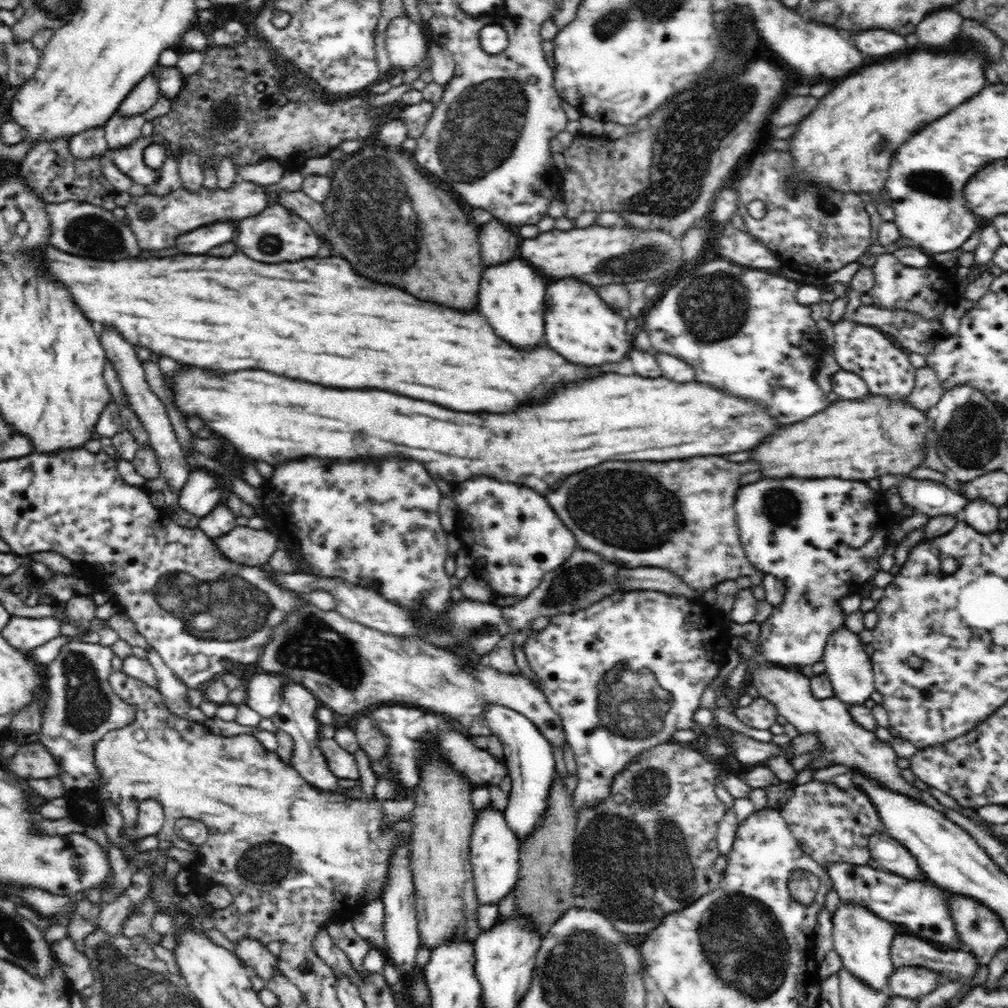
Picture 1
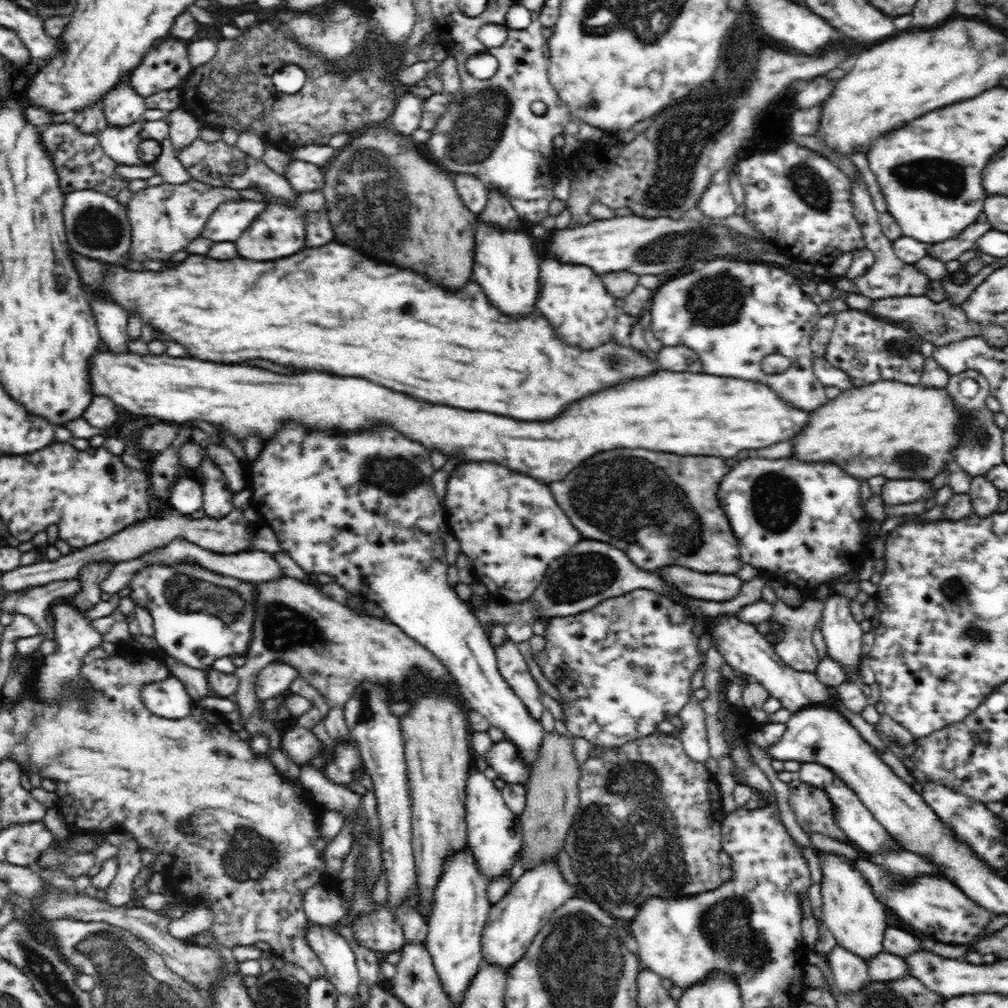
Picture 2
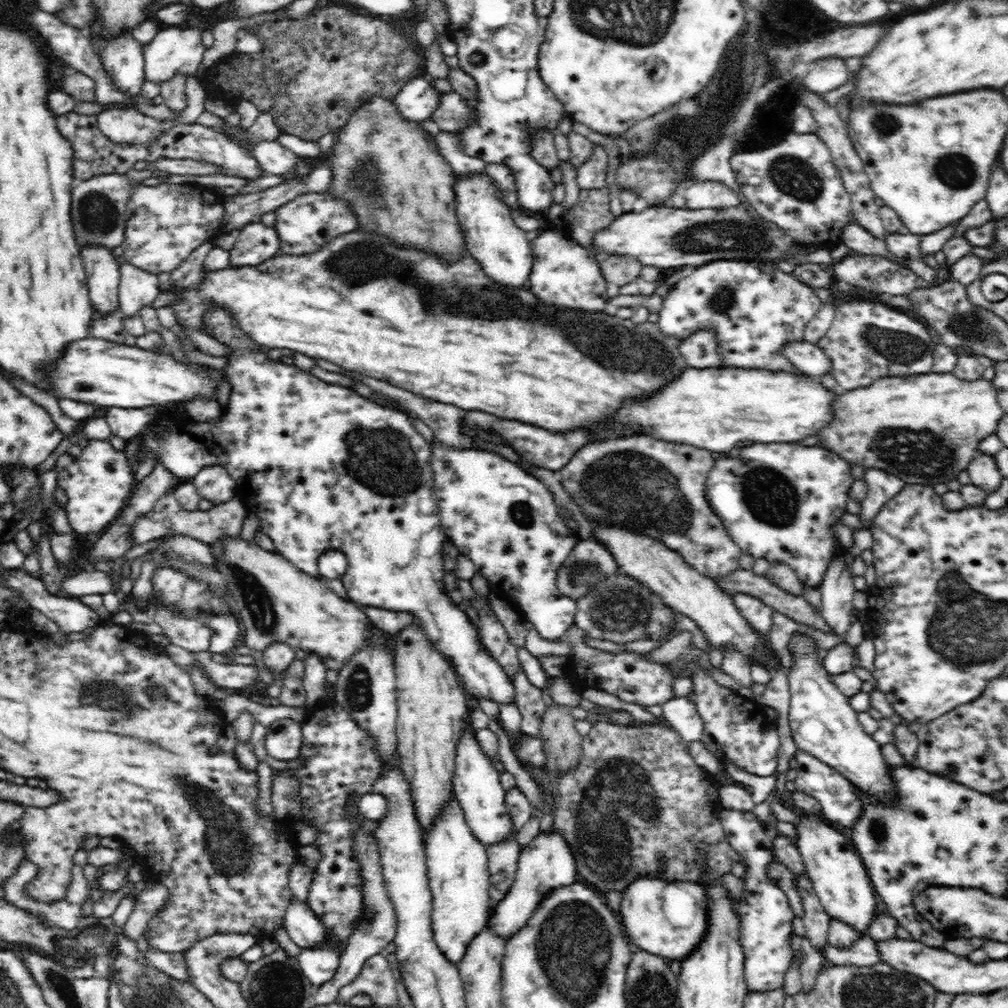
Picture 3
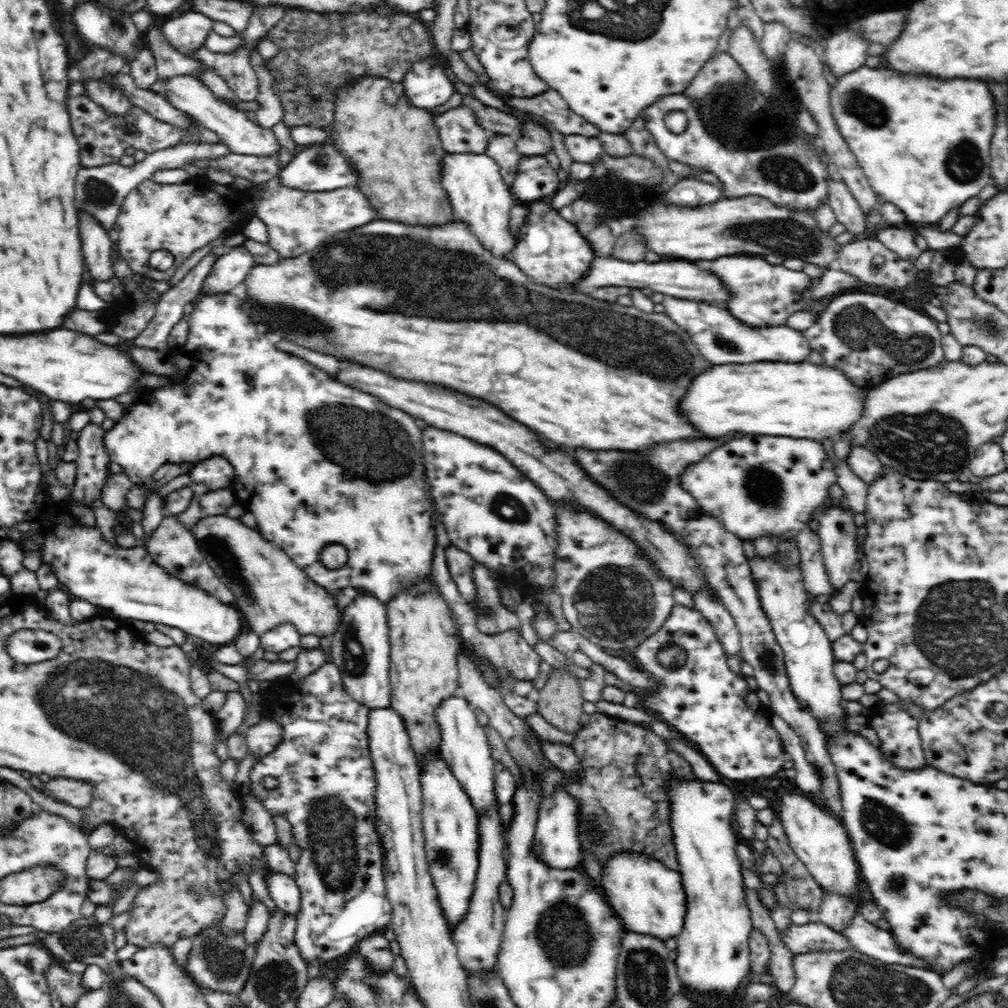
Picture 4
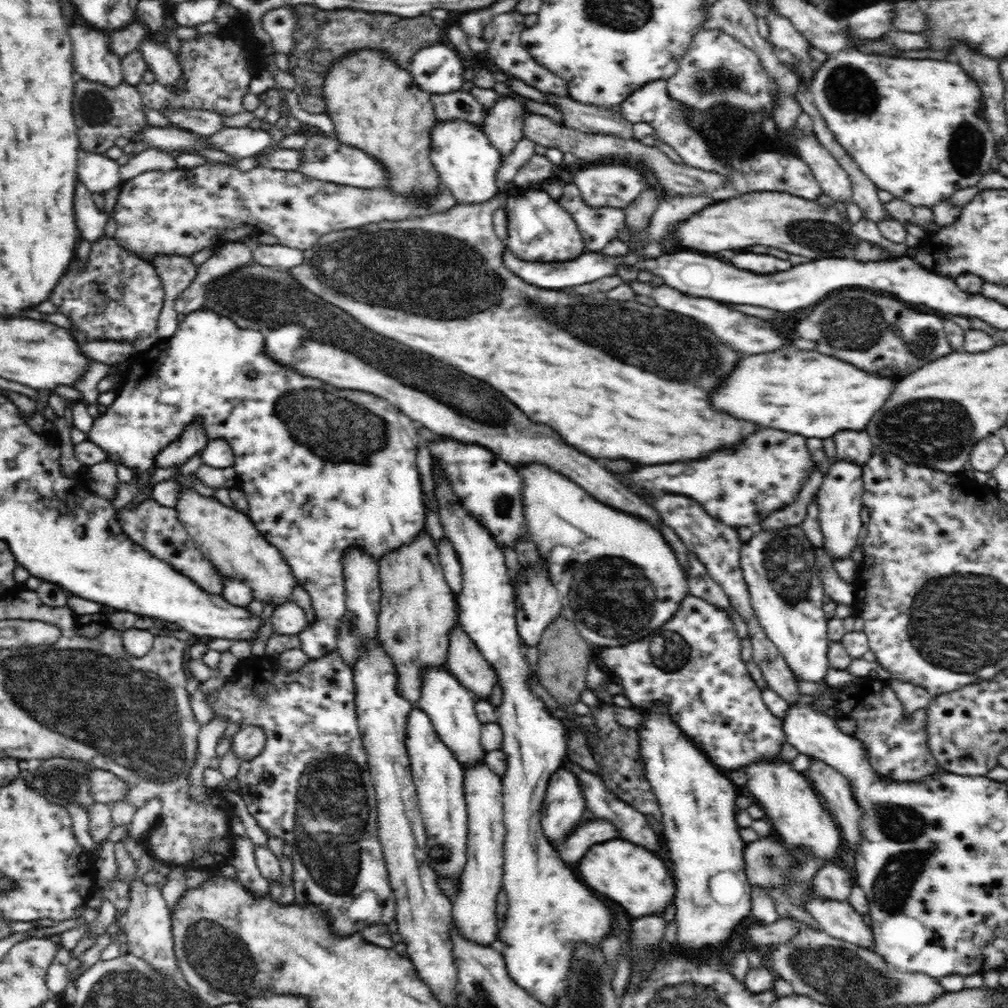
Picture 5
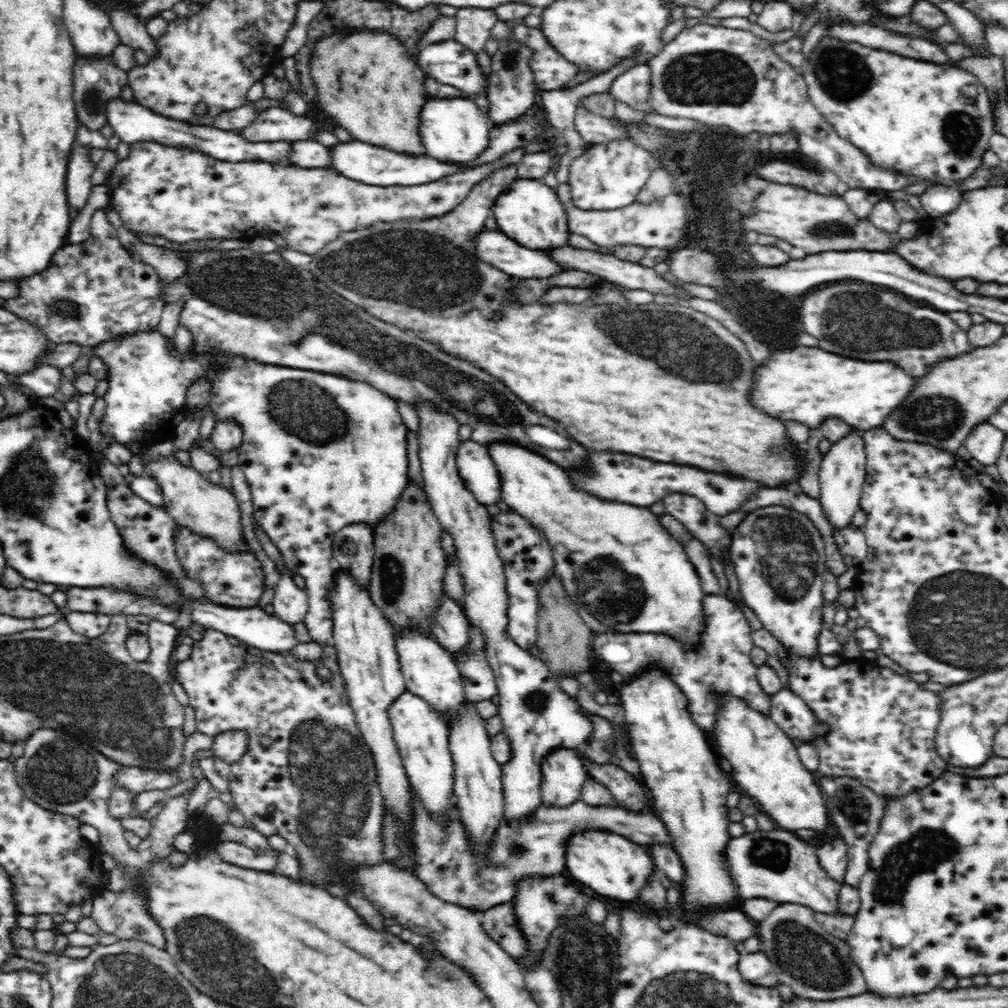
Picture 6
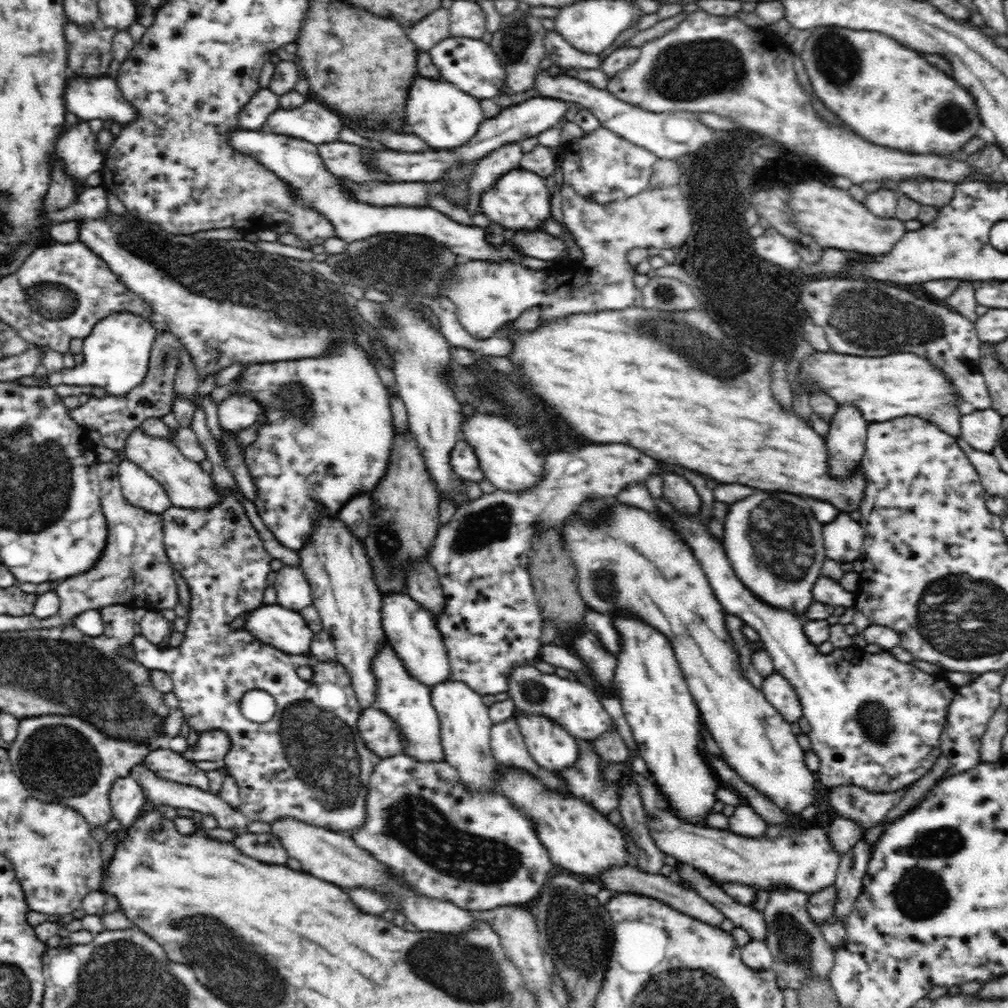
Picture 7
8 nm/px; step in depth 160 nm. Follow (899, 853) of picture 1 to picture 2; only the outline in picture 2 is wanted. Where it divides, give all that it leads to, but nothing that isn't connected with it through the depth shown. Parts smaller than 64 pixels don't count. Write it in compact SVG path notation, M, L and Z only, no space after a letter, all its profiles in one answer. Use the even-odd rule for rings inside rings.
M801 763L799 775L803 783L824 789L824 792L830 797L830 801L835 807L835 818L838 826L843 829L852 842L855 842L862 848L863 852L866 852L868 855L882 854L882 852L898 848L898 845L892 839L892 835L874 819L874 816L862 804L860 797L833 770L817 763Z

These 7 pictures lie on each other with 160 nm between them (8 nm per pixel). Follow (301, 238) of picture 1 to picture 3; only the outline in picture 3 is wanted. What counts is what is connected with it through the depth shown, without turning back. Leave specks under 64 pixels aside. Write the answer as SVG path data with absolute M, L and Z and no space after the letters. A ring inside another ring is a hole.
M251 223L240 229L235 246L229 250L230 266L256 266L280 252L281 241L274 225Z

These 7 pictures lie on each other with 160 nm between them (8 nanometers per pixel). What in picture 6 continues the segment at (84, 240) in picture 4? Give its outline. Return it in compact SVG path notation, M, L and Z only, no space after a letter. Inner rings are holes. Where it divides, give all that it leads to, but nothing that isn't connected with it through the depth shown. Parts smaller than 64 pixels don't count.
M76 144L68 158L66 192L68 192L70 208L74 208L74 210L82 210L86 206L93 187L90 177L96 164L89 159L90 149L85 144Z

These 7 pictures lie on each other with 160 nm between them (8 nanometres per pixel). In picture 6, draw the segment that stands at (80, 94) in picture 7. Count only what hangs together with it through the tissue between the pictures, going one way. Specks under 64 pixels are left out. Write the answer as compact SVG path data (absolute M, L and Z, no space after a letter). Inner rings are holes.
M110 98L106 102L106 119L108 119L108 124L115 130L115 134L129 145L136 144L136 142L157 142L164 146L199 150L216 160L224 162L259 163L266 161L274 164L294 165L289 162L287 157L287 154L292 150L291 141L250 142L241 136L241 134L238 134L237 131L220 130L212 125L189 125L186 121L177 121L156 114L153 110L135 101Z

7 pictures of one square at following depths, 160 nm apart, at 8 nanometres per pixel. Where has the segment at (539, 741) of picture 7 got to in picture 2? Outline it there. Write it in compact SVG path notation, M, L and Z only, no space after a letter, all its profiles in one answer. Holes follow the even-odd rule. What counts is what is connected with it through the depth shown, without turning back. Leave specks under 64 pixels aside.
M557 860L542 862L540 866L524 870L524 874L512 884L500 902L496 902L489 910L481 938L483 961L499 964L507 974L508 968L514 966L528 952L528 946L532 944L540 928L549 921L552 913L577 894L578 892L564 881Z

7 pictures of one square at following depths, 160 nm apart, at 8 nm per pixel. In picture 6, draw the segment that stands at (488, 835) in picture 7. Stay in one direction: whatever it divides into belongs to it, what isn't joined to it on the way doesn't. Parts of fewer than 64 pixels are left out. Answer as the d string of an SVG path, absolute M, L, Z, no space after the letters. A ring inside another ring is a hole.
M410 786L410 791L412 791L412 807L413 812L411 813L411 827L408 828L410 832L412 832L412 837L408 841L408 831L405 830L405 828L402 827L402 821L398 819L398 817L394 817L392 813L388 813L388 811L385 810L385 814L383 816L383 827L382 827L382 841L384 841L384 850L382 850L382 855L384 855L384 860L388 862L396 862L400 861L399 858L401 857L402 851L410 851L412 853L412 863L414 863L414 874L416 875L416 878L420 879L426 886L427 889L432 891L432 894L435 894L441 901L449 902L455 905L460 905L461 907L467 908L468 910L477 910L478 912L484 912L486 909L492 908L493 906L496 906L497 904L502 903L510 903L513 902L516 891L518 890L518 882L521 878L524 877L552 877L554 875L560 875L563 874L565 871L565 864L566 859L564 858L564 848L568 846L568 840L570 840L570 836L574 836L574 834L578 834L580 830L608 830L614 834L620 834L624 835L626 838L631 839L632 842L635 842L636 844L643 845L647 847L648 845L654 844L654 843L660 843L660 844L666 844L670 845L670 847L673 848L673 844L671 844L671 838L669 835L668 830L666 830L666 827L664 827L664 823L662 823L662 819L658 817L658 814L656 811L654 812L644 812L644 814L640 815L633 812L628 812L627 810L621 809L620 806L597 806L593 807L587 804L584 804L580 799L576 802L572 802L570 806L544 806L543 803L538 806L539 808L530 816L527 817L524 821L522 819L520 821L517 821L516 823L508 823L506 821L506 818L503 818L501 821L501 826L498 827L498 830L494 832L494 838L492 838L492 842L490 842L490 850L486 852L486 854L481 854L481 852L477 852L477 850L473 850L471 848L471 844L467 841L467 833L464 828L464 824L460 823L460 811L458 811L458 807L456 803L450 804L449 812L446 814L449 814L449 820L444 823L444 821L440 821L440 817L432 817L432 813L426 812L424 807L421 805L421 800L419 799L420 796L417 796L415 792L413 792L413 788Z

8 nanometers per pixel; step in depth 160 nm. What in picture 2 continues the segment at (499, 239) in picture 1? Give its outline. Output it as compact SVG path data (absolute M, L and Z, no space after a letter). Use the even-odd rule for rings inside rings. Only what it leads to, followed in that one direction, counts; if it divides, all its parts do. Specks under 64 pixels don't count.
M495 188L488 189L488 192L489 202L481 213L480 219L483 219L484 223L498 227L498 229L516 231L516 228L520 226L521 219L514 212L514 207L510 205L510 199L501 190L495 190Z

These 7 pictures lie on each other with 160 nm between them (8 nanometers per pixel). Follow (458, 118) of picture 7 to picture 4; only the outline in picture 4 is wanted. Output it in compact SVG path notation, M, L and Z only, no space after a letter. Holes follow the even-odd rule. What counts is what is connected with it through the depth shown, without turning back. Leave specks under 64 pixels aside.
M486 153L448 154L440 160L441 184L447 193L456 220L468 225L480 244L500 259L512 260L510 250L516 246L517 236L510 234L510 211L515 206L511 189L500 174L500 167Z

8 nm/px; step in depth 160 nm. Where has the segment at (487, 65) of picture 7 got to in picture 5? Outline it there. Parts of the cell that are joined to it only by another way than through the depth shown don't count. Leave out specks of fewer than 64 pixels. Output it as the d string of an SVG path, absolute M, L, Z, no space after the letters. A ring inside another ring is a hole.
M444 42L418 50L408 71L417 86L430 95L456 92L469 76L463 58Z

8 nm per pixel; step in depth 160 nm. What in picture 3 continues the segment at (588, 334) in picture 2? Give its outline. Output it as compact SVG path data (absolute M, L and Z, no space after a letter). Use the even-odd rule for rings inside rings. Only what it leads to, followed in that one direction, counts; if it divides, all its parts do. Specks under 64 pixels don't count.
M564 228L556 230L544 230L540 236L532 241L533 266L530 277L528 278L529 289L535 294L540 302L544 304L554 304L554 306L564 306L568 310L584 310L584 312L609 312L608 306L608 284L604 279L601 269L599 268L599 256L596 253L585 249L578 243L576 246L571 244L572 238Z

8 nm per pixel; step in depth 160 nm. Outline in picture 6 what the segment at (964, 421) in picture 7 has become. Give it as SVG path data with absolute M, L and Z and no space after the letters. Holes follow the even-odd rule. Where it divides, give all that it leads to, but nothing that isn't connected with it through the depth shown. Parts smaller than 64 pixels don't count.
M989 421L974 426L964 444L972 458L984 466L991 466L996 465L1004 440L1005 434Z

